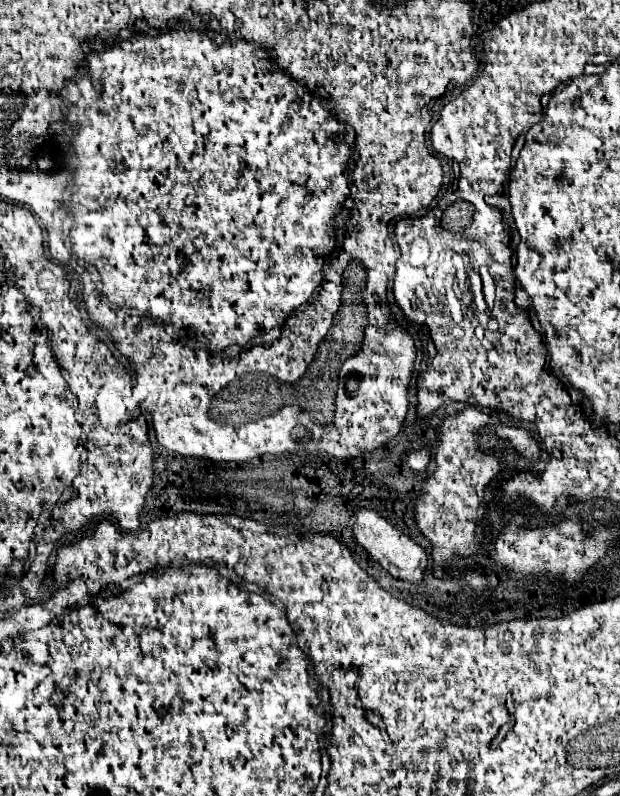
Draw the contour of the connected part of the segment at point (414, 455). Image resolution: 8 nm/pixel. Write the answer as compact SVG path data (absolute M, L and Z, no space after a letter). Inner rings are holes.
M428 447L418 449L418 451L408 451L408 455L404 457L404 465L410 467L412 471L416 471L416 473L424 473L428 463L430 463L430 451L428 451Z

